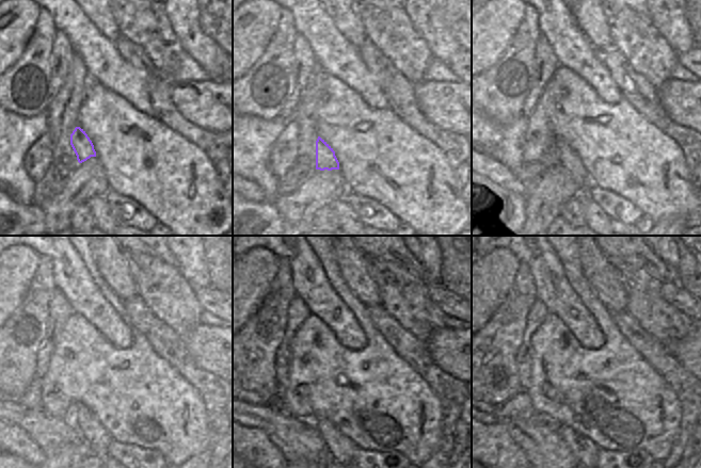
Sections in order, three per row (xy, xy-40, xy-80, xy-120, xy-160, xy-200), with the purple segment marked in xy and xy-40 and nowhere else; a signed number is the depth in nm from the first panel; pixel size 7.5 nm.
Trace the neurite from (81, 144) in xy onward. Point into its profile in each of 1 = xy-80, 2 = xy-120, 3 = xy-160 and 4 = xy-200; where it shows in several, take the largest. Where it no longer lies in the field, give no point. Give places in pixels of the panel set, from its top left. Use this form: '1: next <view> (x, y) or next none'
1: next xy-80 (568, 162)
2: next xy-120 (97, 437)
3: next xy-160 (341, 449)
4: next xy-200 (585, 450)

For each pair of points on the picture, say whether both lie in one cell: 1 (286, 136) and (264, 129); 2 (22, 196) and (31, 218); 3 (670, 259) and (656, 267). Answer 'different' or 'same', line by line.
1: different
2: different
3: different

